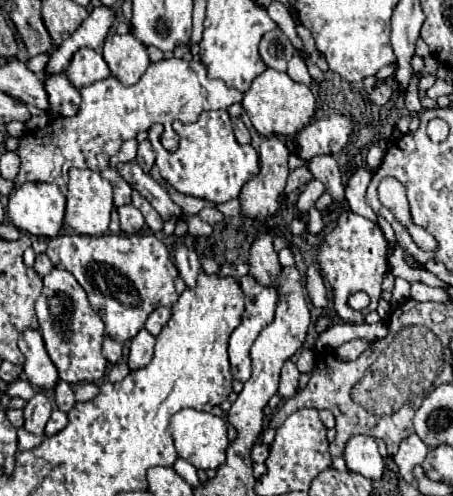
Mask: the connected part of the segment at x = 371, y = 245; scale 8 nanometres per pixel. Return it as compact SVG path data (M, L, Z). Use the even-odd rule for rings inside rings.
M342 211L336 215L334 225L330 231L324 233L320 251L318 251L318 265L324 279L330 283L334 291L334 309L338 317L346 323L364 323L364 317L370 311L376 311L380 301L380 285L384 275L390 271L388 263L388 241L380 227L352 211ZM364 291L370 295L370 305L364 311L352 311L346 301L350 293Z

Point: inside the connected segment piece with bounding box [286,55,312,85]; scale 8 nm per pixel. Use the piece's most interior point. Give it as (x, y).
(296, 69)

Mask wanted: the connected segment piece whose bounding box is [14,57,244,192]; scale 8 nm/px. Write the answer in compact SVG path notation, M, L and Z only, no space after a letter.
M164 59L158 63L150 63L146 73L136 85L124 87L116 77L102 79L100 85L92 85L88 89L80 89L82 93L82 105L76 117L56 117L48 127L24 133L20 137L20 147L18 155L22 159L20 163L20 173L14 179L16 185L28 183L28 181L46 181L46 183L56 183L67 191L66 173L72 167L78 169L92 169L92 171L102 171L108 167L108 159L120 151L122 141L134 139L138 131L146 131L154 123L162 123L164 132L161 136L162 145L169 151L175 151L178 148L180 138L173 138L172 121L180 119L182 123L194 123L198 121L202 111L216 111L216 109L228 109L232 103L240 103L244 93L238 89L228 89L226 83L220 79L210 79L206 65L202 61L184 61L184 59Z

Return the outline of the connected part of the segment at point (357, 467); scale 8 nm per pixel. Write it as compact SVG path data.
M354 435L344 449L346 467L366 479L380 479L384 471L384 459L378 453L378 445L370 435Z

